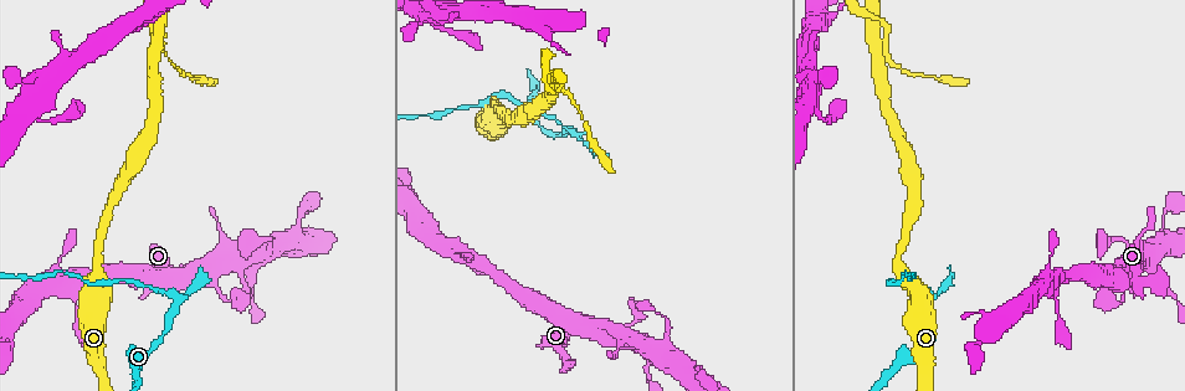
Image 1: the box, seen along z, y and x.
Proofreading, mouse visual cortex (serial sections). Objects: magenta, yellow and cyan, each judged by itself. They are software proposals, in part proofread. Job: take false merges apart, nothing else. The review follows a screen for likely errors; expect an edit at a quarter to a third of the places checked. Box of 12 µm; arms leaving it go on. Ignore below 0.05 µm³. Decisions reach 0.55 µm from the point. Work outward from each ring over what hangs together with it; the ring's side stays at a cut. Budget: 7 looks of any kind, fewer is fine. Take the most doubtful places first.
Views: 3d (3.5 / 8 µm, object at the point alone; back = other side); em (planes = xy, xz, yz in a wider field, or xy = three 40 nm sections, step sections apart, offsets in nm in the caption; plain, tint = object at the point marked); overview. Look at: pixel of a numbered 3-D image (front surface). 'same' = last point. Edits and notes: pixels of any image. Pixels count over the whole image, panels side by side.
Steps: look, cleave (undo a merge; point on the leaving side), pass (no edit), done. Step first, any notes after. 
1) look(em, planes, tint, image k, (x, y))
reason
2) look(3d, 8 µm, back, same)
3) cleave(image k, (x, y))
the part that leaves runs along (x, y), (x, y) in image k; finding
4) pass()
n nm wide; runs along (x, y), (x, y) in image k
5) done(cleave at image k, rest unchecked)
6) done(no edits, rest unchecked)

look(3d, 3.5 µm, image 1, (574, 131))
abrupt turn

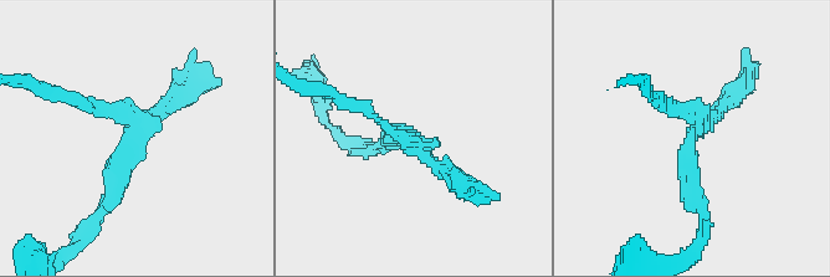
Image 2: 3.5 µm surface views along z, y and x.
look(em, xy, step 1, tint, image 2, (696, 127))

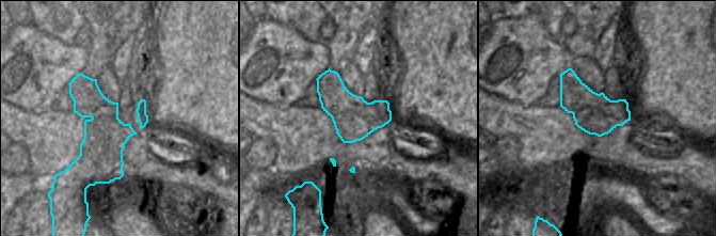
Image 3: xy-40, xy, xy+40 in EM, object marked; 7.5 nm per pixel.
look(em, xy, step 5, tint, same)

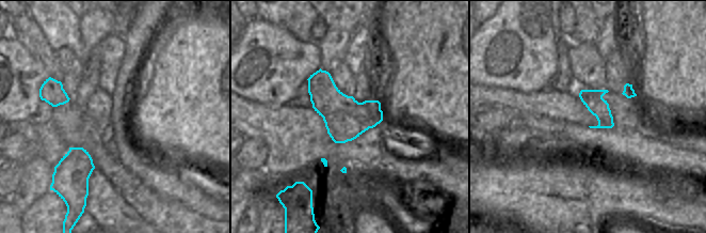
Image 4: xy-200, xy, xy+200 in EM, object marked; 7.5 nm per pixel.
cleave(image 2, (95, 106))
the part that leaves runs along (133, 119), (30, 86) in image 2; a second cell is stuck on

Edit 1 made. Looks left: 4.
look(overview)
redraw

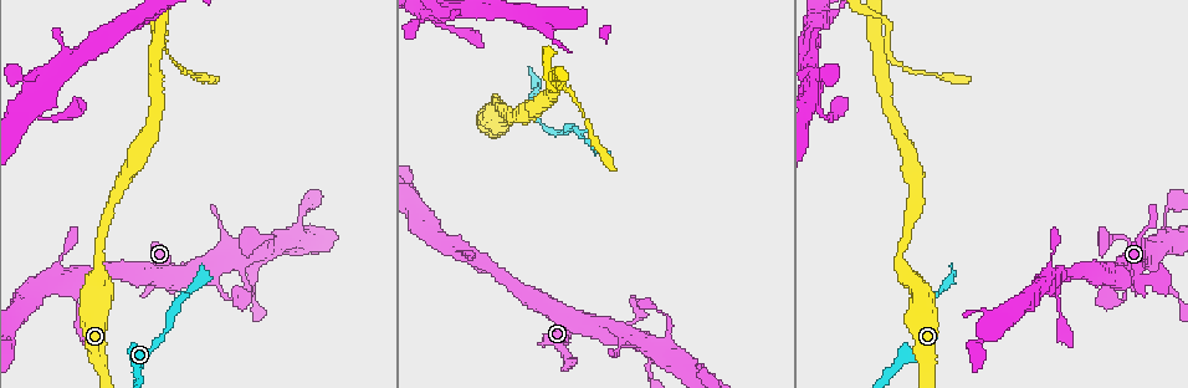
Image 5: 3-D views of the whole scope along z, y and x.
look(3d, 3.5 µm, image 5, (268, 250))
four or more arms meet

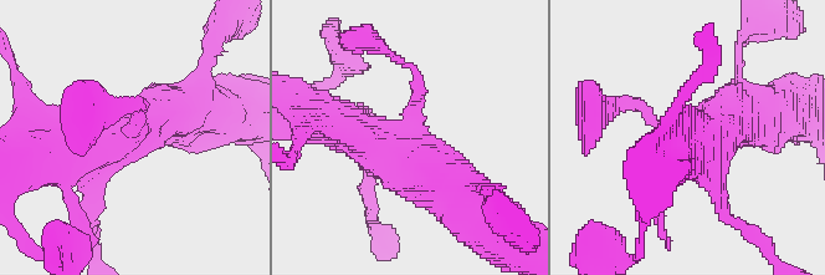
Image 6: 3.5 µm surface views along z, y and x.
look(em, xy, step 1, tint, image 6, (122, 140))
need the tissue

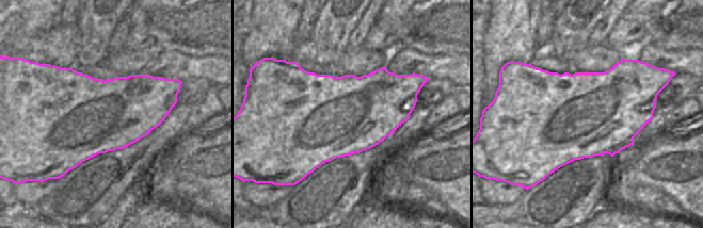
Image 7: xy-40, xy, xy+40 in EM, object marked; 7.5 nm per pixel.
pass()
runs along (312, 113), (449, 181) in image 6; continuous, no second cell

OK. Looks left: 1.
done(cleave at image 2, rest unchecked)

